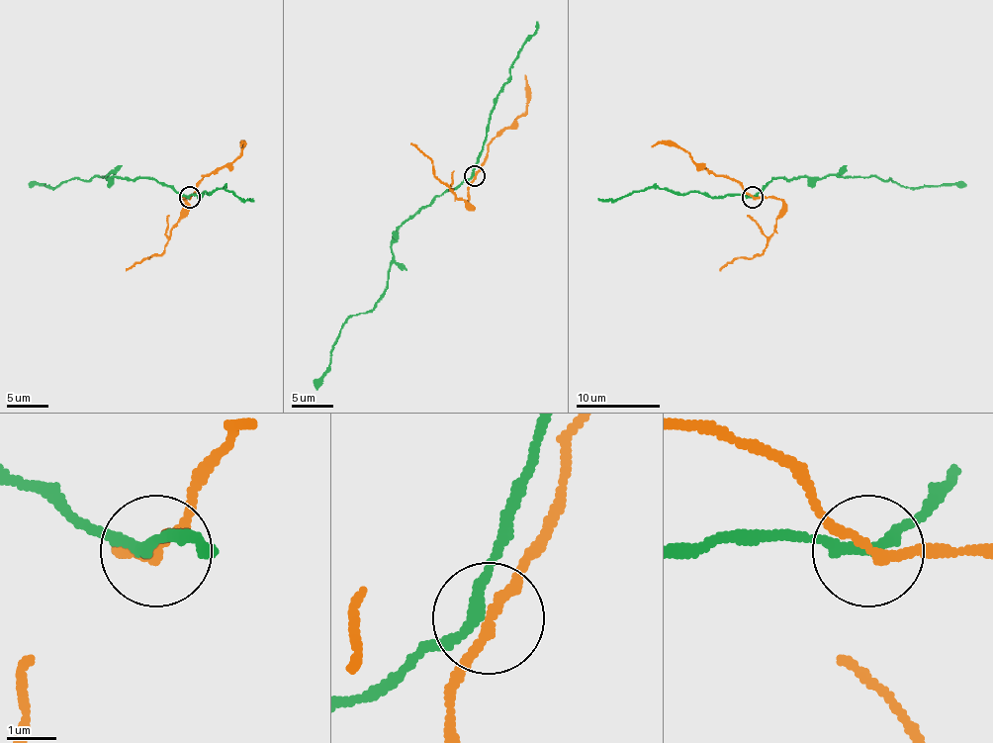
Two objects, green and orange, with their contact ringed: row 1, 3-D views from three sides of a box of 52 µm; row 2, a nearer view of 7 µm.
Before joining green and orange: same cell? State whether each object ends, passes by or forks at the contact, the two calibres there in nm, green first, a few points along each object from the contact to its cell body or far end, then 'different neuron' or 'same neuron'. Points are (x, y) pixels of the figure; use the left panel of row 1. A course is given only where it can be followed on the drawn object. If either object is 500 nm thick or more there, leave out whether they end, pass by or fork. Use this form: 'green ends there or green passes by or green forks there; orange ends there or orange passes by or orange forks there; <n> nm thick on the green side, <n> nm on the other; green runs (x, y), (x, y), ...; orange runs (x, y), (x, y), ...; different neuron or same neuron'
green passes by; orange passes by; 220 nm thick on the green side, 190 nm on the other; green runs (189, 196), (147, 177), (99, 175), (86, 180), (72, 177), (55, 188), (32, 186); orange runs (189, 196), (183, 196), (185, 203), (160, 255), (143, 257), (127, 270); different neuron

